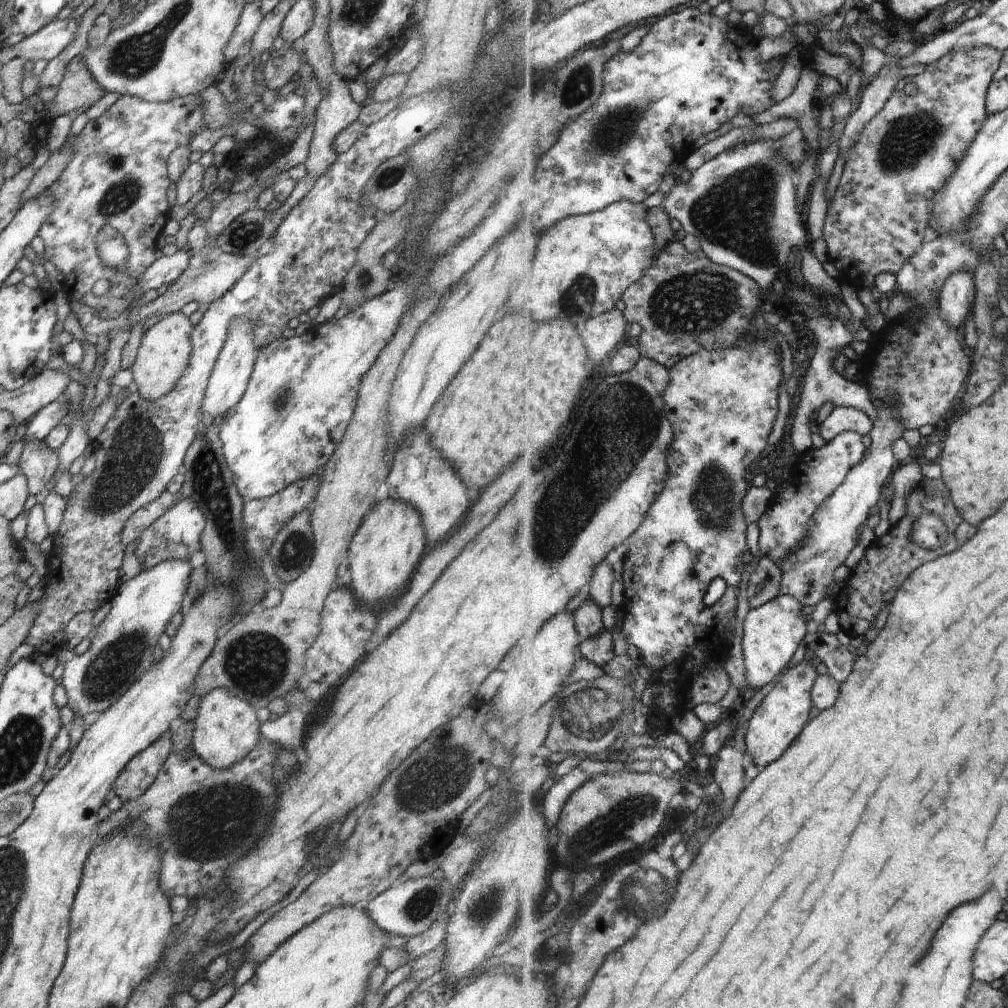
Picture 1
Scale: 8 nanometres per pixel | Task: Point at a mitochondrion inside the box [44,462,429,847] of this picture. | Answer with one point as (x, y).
(256, 663)

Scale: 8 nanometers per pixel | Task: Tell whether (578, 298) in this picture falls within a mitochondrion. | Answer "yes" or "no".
yes

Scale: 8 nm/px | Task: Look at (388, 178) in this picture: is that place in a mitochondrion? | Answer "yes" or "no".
yes

